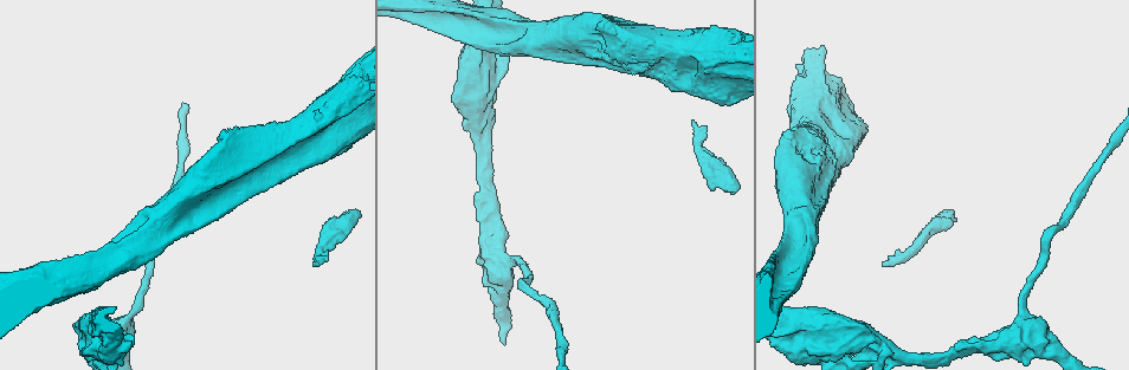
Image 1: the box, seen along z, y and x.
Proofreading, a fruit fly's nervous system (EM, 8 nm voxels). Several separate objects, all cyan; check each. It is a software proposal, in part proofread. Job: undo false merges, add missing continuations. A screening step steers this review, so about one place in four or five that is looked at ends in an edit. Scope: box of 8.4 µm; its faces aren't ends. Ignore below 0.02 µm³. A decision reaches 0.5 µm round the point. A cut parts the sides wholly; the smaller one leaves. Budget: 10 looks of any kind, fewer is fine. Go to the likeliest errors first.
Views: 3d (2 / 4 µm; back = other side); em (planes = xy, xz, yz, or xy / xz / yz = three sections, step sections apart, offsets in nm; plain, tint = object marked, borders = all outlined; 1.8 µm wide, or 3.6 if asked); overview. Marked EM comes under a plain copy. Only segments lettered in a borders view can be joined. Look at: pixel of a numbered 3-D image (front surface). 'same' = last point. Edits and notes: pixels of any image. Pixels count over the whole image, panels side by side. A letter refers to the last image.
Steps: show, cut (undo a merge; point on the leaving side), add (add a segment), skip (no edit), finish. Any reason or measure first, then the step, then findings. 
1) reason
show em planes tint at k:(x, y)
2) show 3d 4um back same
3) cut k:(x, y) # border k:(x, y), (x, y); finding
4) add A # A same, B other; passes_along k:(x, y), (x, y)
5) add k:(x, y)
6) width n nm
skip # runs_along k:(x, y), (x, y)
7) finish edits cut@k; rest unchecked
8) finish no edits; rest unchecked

branch stops here
show 3d 2um at 1:(315, 265)

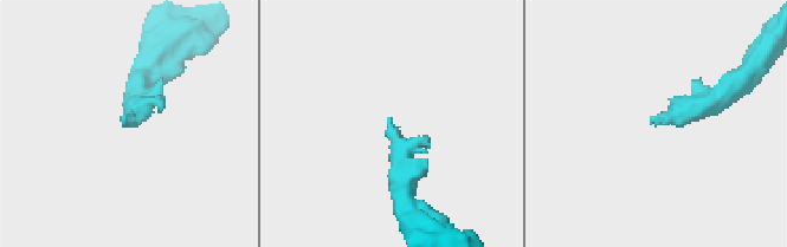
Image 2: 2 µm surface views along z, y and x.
shape alone is not enough
show em yz step 8 borders at 2:(124, 121)

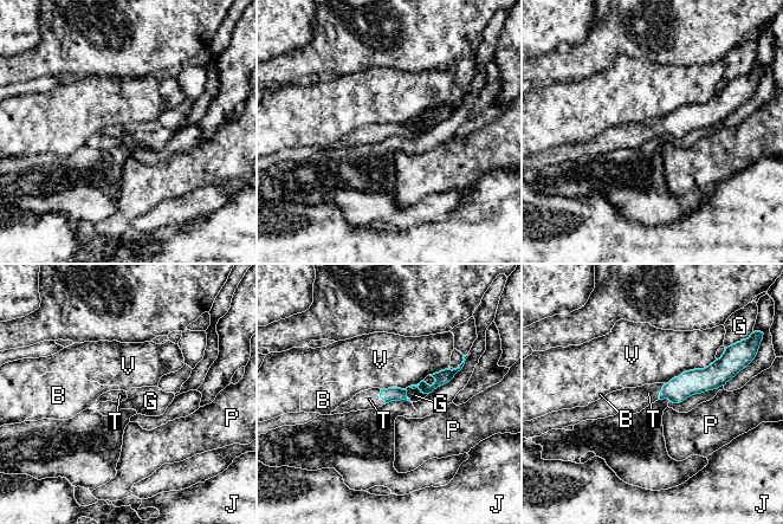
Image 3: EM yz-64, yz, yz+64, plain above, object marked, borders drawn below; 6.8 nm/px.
add T # B other, G other, J other, P other, T same, V other; passes_along 3:(692, 382), (661, 392), (629, 400); it goes on there

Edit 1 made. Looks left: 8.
three-way junction
show 3d 4um at 1:(1018, 335)

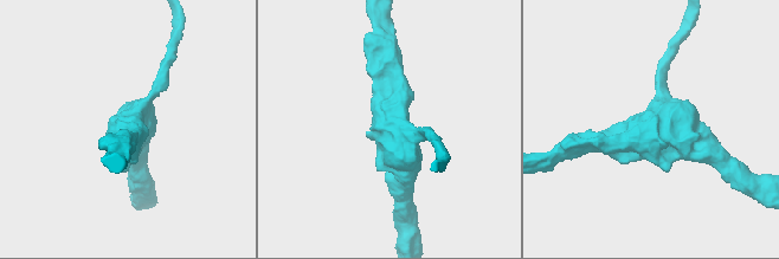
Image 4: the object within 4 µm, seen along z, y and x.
arms 3; arm_widths 180, 300, 320 nm
show em xz step 8 tint at 4:(656, 124)

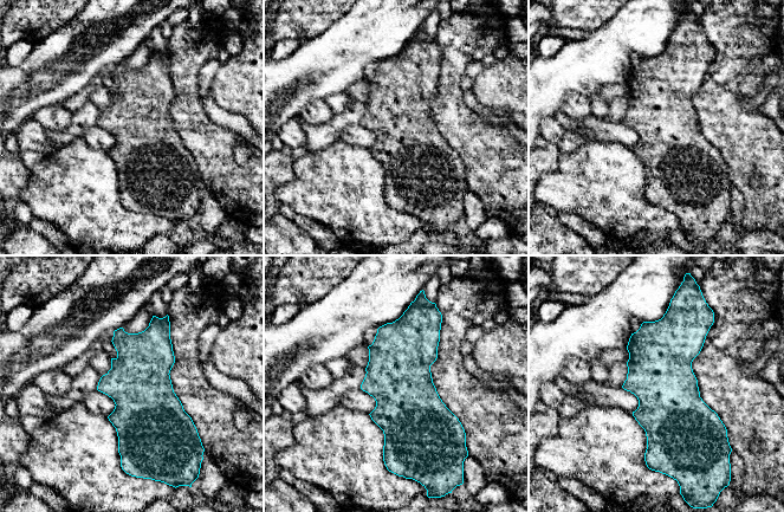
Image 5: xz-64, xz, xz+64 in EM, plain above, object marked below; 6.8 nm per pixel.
show em xy step 16 borders same

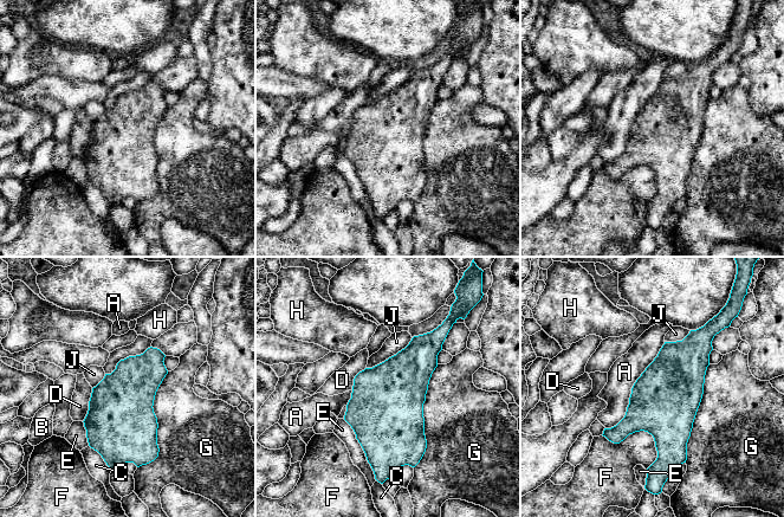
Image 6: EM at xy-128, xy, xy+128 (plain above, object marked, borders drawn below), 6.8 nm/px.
skip # A other, B other, C other, D other, E other, F other, G other, H other, J other; border 6:(665, 342), (626, 414), (606, 428); continuous, no second neuron

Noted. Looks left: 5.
sharp bend
show em planes tint at 1:(883, 347)

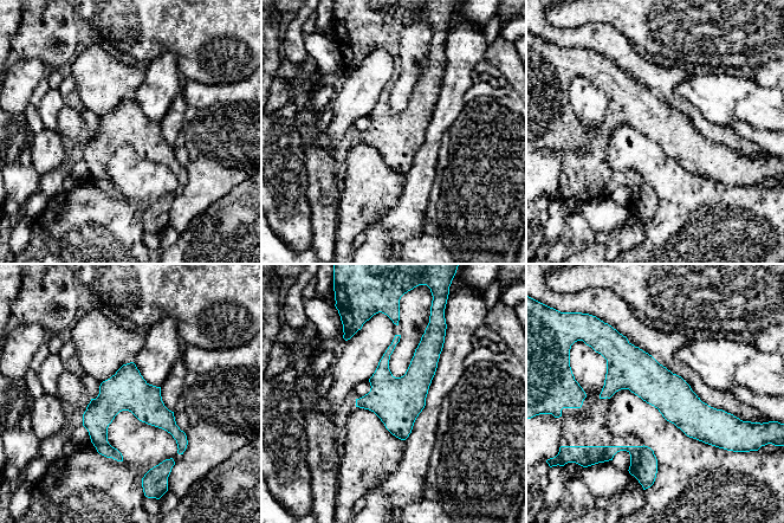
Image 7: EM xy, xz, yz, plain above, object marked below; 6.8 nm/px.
show em planes borders same

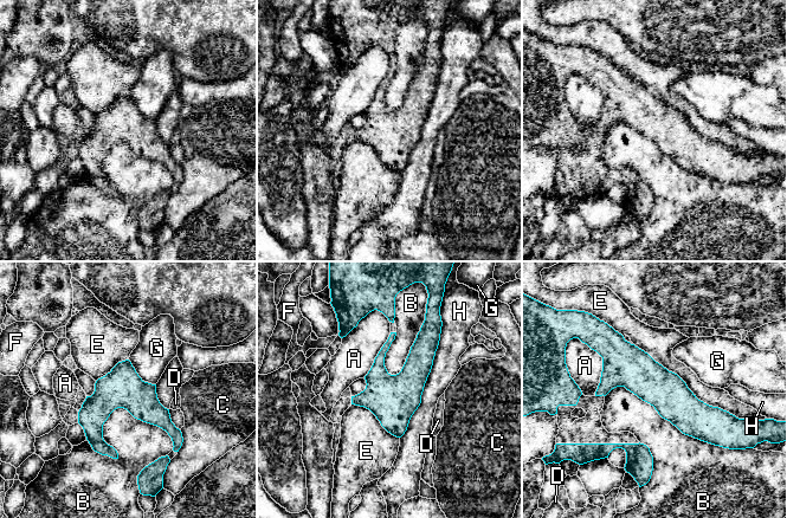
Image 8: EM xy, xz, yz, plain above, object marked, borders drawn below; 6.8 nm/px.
width 280 nm
skip # A other, B other, C other, D other, E other, F other, G other, H other; runs_along 8:(600, 349), (691, 416), (721, 419); all the same neuron

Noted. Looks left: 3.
finish edits add@3; rest unchecked

